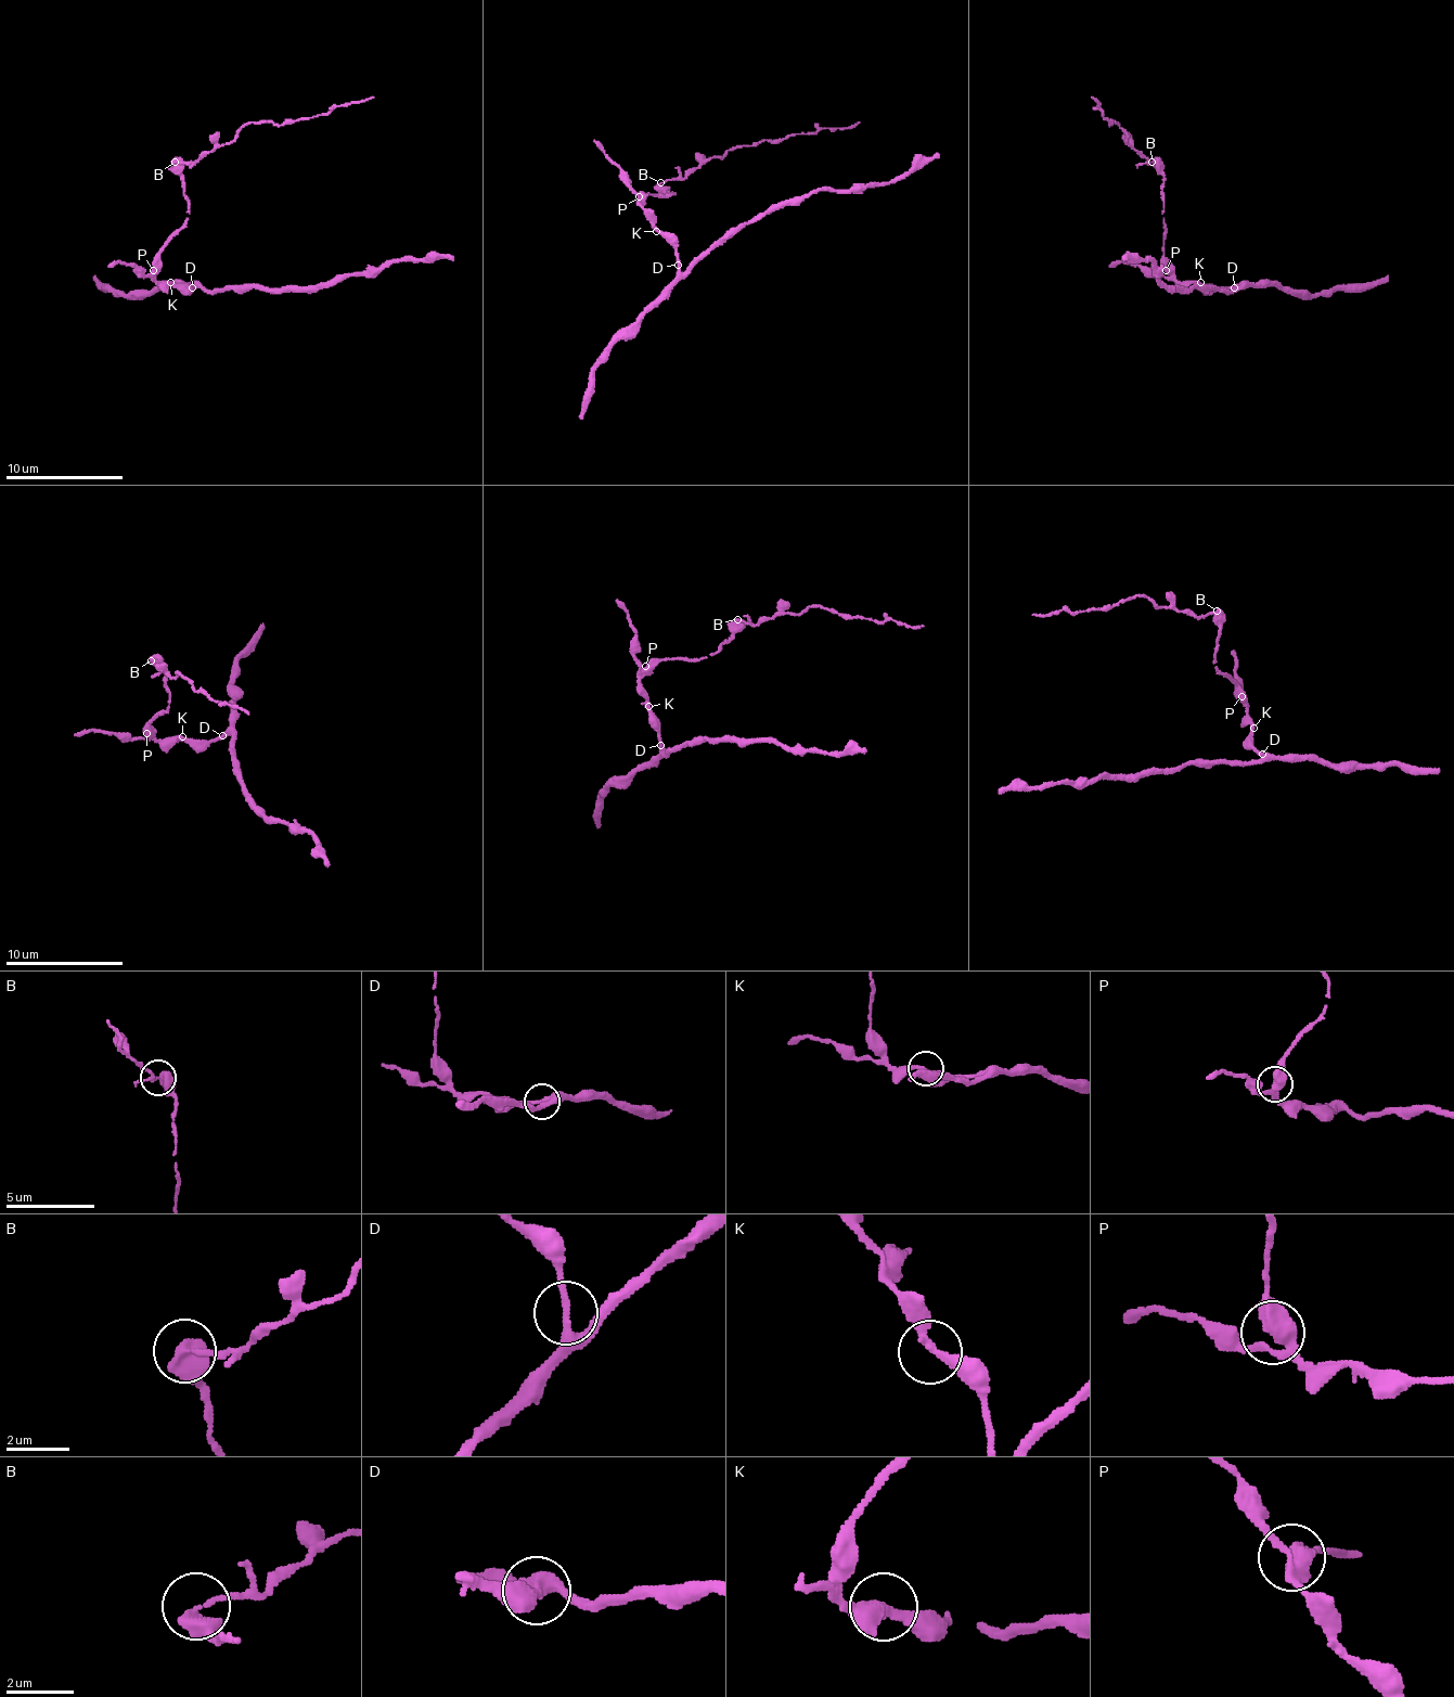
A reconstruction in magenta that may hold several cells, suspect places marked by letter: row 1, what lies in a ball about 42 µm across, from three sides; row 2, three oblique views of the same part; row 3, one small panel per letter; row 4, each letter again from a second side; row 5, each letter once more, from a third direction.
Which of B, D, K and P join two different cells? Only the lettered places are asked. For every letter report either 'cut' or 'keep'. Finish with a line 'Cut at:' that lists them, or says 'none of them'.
B: cut
D: keep
K: keep
P: keep
Cut at: B

